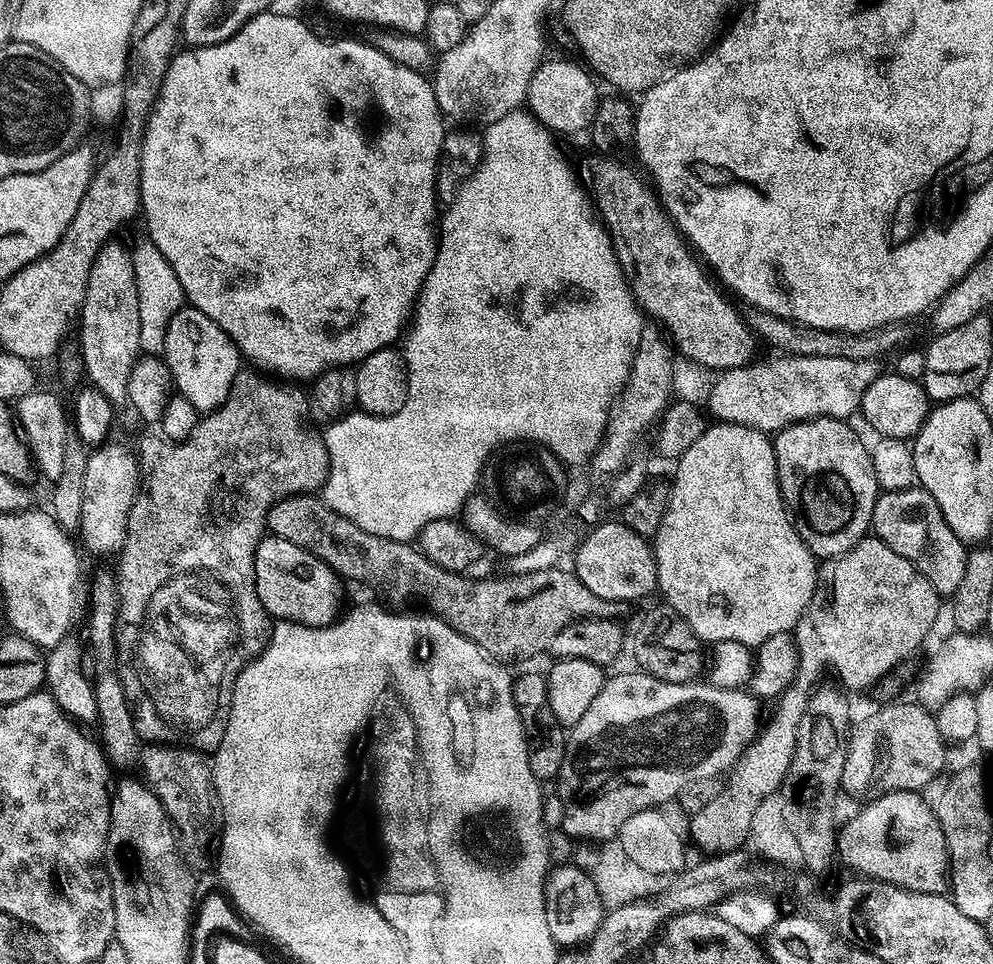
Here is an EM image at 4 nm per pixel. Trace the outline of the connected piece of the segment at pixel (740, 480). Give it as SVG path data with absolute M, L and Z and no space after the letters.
M716 422L705 428L702 438L698 438L698 442L694 442L694 446L690 446L690 450L686 450L686 454L682 454L680 459L675 461L674 468L676 468L676 477L671 477L670 480L668 509L662 518L662 526L658 526L654 537L656 583L659 595L664 595L663 603L688 623L690 630L694 630L699 640L709 645L729 640L730 642L742 642L749 646L759 646L773 634L792 632L796 623L803 618L806 606L812 601L812 596L816 592L818 560L806 546L806 542L802 542L789 510L784 505L773 441L765 433L753 428Z

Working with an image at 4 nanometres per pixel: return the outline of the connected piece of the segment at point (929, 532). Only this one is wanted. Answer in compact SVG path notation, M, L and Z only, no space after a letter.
M913 486L897 492L881 491L876 498L871 531L894 554L902 554L902 558L909 560L939 596L951 598L956 593L966 575L969 549L950 530L946 518L942 518L942 510L938 510L938 502L926 489Z

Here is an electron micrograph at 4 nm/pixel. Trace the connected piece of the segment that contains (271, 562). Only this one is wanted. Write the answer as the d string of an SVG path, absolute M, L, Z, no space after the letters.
M271 534L262 537L254 554L254 578L262 606L269 617L277 621L289 620L311 628L325 628L327 624L335 624L340 619L345 607L346 588L344 592L345 585L341 577L336 575L329 564L322 562L302 546L286 542L286 538Z

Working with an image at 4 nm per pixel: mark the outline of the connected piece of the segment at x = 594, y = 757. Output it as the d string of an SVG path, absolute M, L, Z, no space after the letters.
M631 670L624 672L621 676L609 675L604 681L602 690L598 690L598 696L590 702L582 718L578 718L576 724L571 725L568 741L564 744L564 753L559 753L558 764L560 760L560 769L556 772L556 796L560 799L560 812L564 817L560 824L564 827L564 832L568 836L573 836L581 842L601 842L616 838L619 831L622 830L622 824L626 822L631 815L638 814L639 811L648 809L659 809L667 800L675 801L679 797L682 786L686 782L695 780L710 780L727 773L735 764L736 759L750 746L756 739L762 728L762 716L760 720L760 708L757 697L753 696L751 691L738 688L715 688L711 682L689 682L686 684L675 684L654 678L648 672Z

